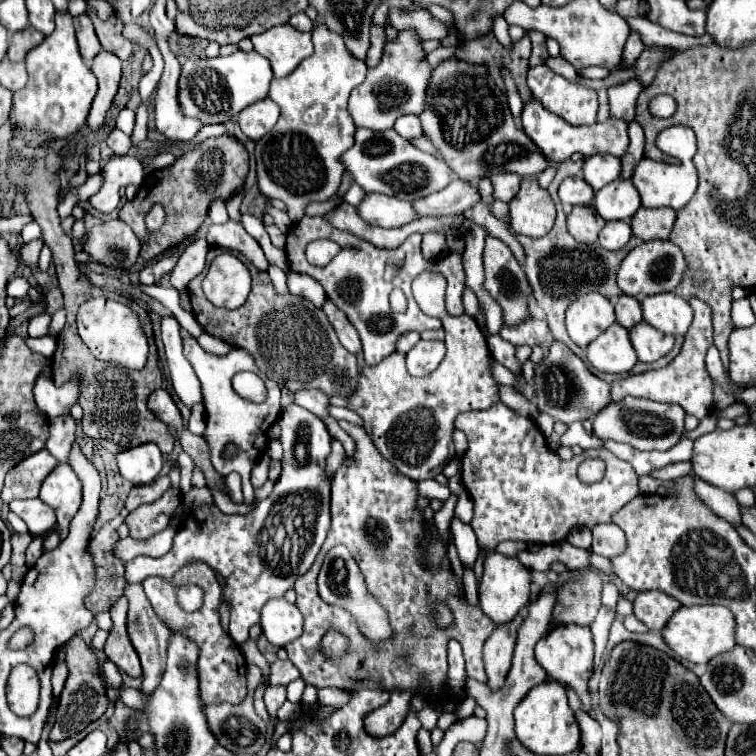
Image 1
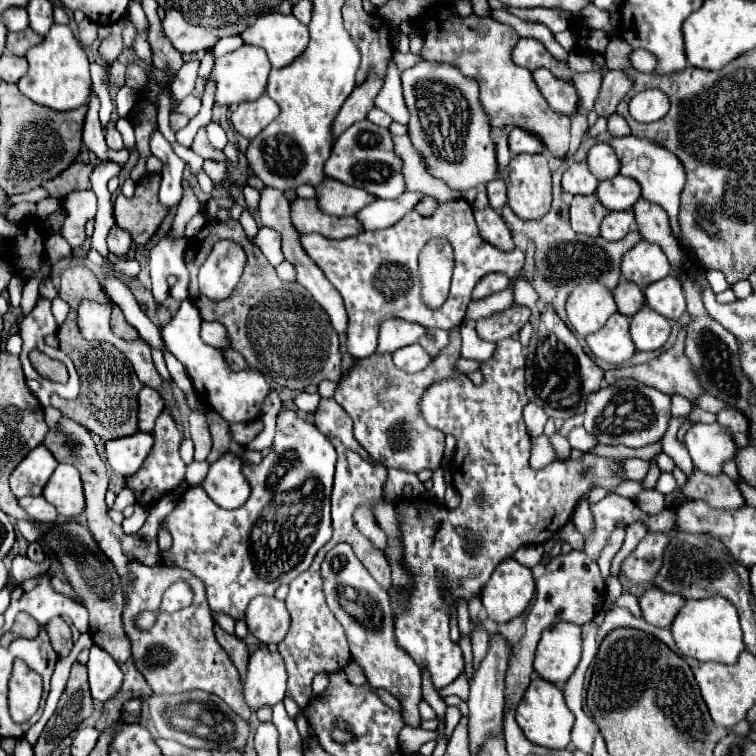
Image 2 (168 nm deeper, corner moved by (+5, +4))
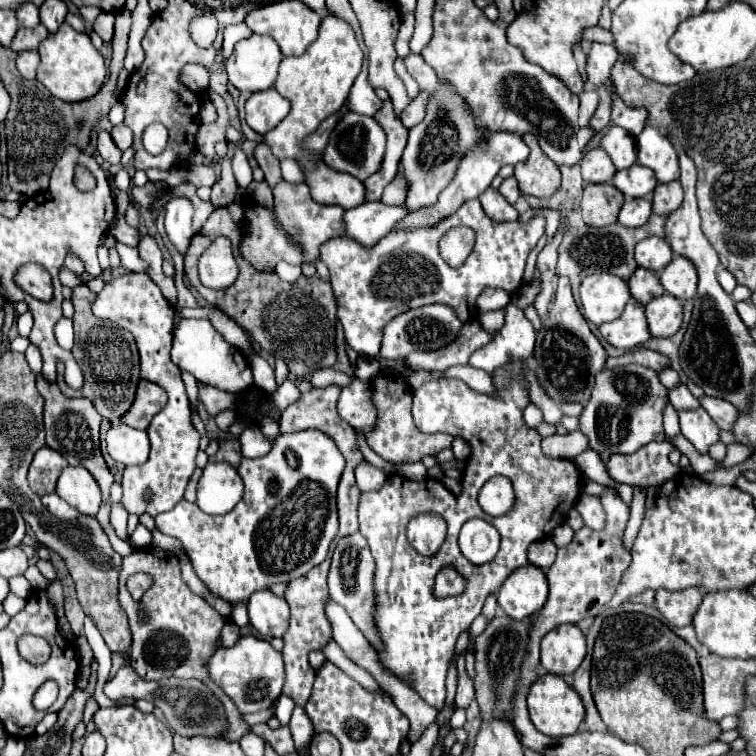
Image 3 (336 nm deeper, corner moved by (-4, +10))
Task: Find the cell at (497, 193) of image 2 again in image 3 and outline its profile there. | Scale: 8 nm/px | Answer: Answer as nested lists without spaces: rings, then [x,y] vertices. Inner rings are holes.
[[[508,177],[508,179],[504,179],[498,191],[500,191],[500,193],[506,197],[506,201],[508,201],[508,203],[512,203],[512,205],[514,205],[514,203],[518,201],[518,197],[520,197],[518,181],[516,181],[514,177]]]

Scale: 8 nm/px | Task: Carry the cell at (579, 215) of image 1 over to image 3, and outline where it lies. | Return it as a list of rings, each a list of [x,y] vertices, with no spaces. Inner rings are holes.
[[[610,183],[586,185],[582,197],[582,217],[586,225],[604,227],[616,223],[618,211],[624,203],[624,195]]]

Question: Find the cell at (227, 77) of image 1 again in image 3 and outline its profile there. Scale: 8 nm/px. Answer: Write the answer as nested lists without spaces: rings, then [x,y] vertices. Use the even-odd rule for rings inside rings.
[[[252,35],[236,43],[226,71],[228,81],[242,93],[266,91],[274,85],[282,53],[268,35]]]

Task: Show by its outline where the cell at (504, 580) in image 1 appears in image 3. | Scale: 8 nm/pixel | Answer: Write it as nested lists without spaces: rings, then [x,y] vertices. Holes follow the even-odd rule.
[[[524,565],[510,573],[496,593],[500,609],[512,619],[524,619],[542,609],[548,597],[548,581],[540,567]]]

